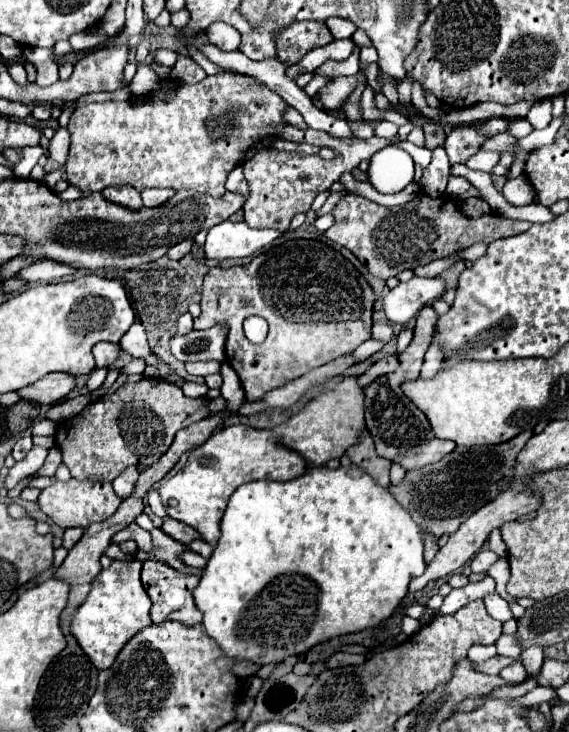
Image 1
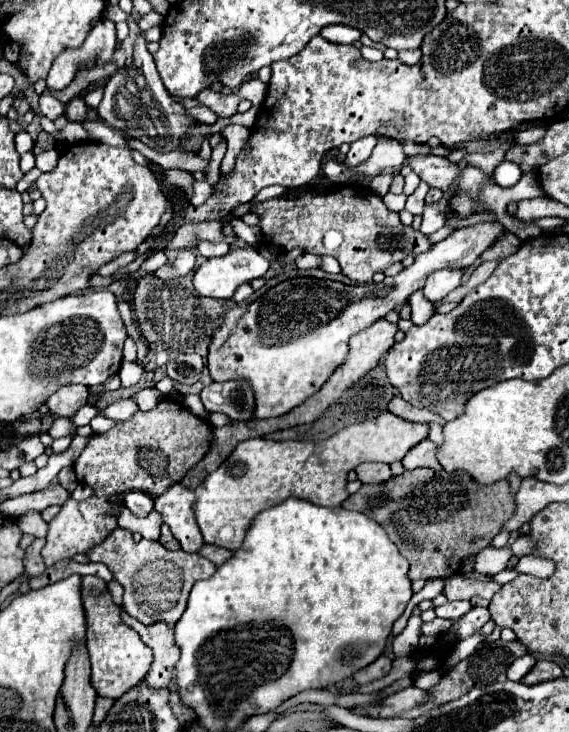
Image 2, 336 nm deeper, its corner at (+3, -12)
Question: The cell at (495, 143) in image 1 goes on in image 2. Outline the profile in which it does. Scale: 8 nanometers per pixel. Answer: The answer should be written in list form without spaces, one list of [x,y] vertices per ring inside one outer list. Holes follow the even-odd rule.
[[[529,126],[529,128],[521,128],[515,132],[515,144],[533,144],[537,140],[541,140],[545,134],[543,126]]]

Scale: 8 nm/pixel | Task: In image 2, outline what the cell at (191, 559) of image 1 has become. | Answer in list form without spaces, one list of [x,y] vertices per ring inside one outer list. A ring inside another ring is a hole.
[[[117,528],[107,536],[107,540],[91,552],[87,552],[91,562],[103,562],[111,572],[113,578],[121,582],[125,588],[123,594],[123,610],[137,618],[143,624],[155,624],[165,620],[167,624],[175,624],[187,608],[187,598],[197,580],[205,580],[213,576],[217,566],[199,554],[189,554],[183,550],[167,550],[159,542],[141,540],[135,542],[129,530]]]

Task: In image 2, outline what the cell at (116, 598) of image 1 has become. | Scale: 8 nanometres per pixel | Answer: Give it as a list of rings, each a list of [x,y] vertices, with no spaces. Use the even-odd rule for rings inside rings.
[[[83,576],[81,598],[87,620],[87,648],[91,656],[91,684],[99,696],[109,696],[117,700],[139,680],[145,678],[153,662],[151,648],[141,640],[141,636],[121,620],[121,608],[113,602],[107,582],[97,576]]]

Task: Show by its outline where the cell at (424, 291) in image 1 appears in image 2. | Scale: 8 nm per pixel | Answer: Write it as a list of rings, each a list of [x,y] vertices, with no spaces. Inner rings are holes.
[[[439,270],[427,278],[423,286],[423,294],[435,304],[441,302],[459,284],[461,284],[461,270]]]

